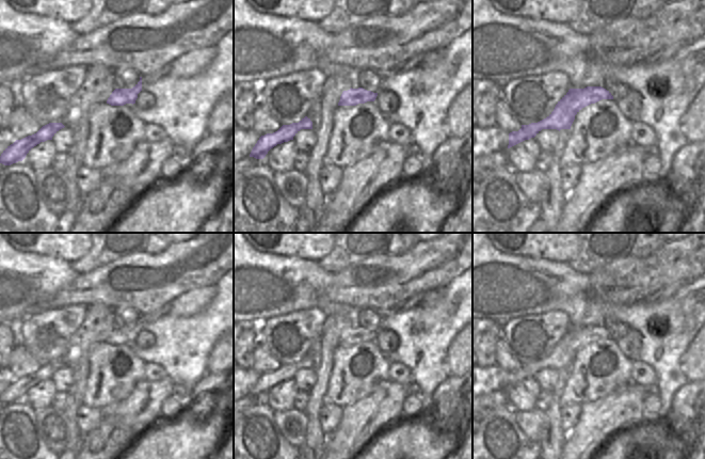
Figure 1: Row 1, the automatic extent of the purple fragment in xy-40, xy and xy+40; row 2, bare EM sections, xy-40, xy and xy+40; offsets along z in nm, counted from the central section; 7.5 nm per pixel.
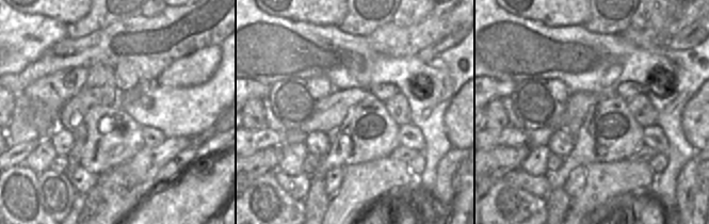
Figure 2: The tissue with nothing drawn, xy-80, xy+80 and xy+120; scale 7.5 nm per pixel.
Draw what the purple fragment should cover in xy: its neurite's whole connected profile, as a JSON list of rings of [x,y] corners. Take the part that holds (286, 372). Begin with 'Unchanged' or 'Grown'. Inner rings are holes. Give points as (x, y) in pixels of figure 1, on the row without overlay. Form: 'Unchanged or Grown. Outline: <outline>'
Unchanged. Outline: [[[305,355],[299,362],[283,364],[277,370],[261,375],[253,386],[250,396],[263,398],[271,387],[276,385],[277,383],[293,379],[293,376],[301,368],[313,368],[313,361],[310,360],[310,358]]]

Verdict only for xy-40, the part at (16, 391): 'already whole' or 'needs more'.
already whole

